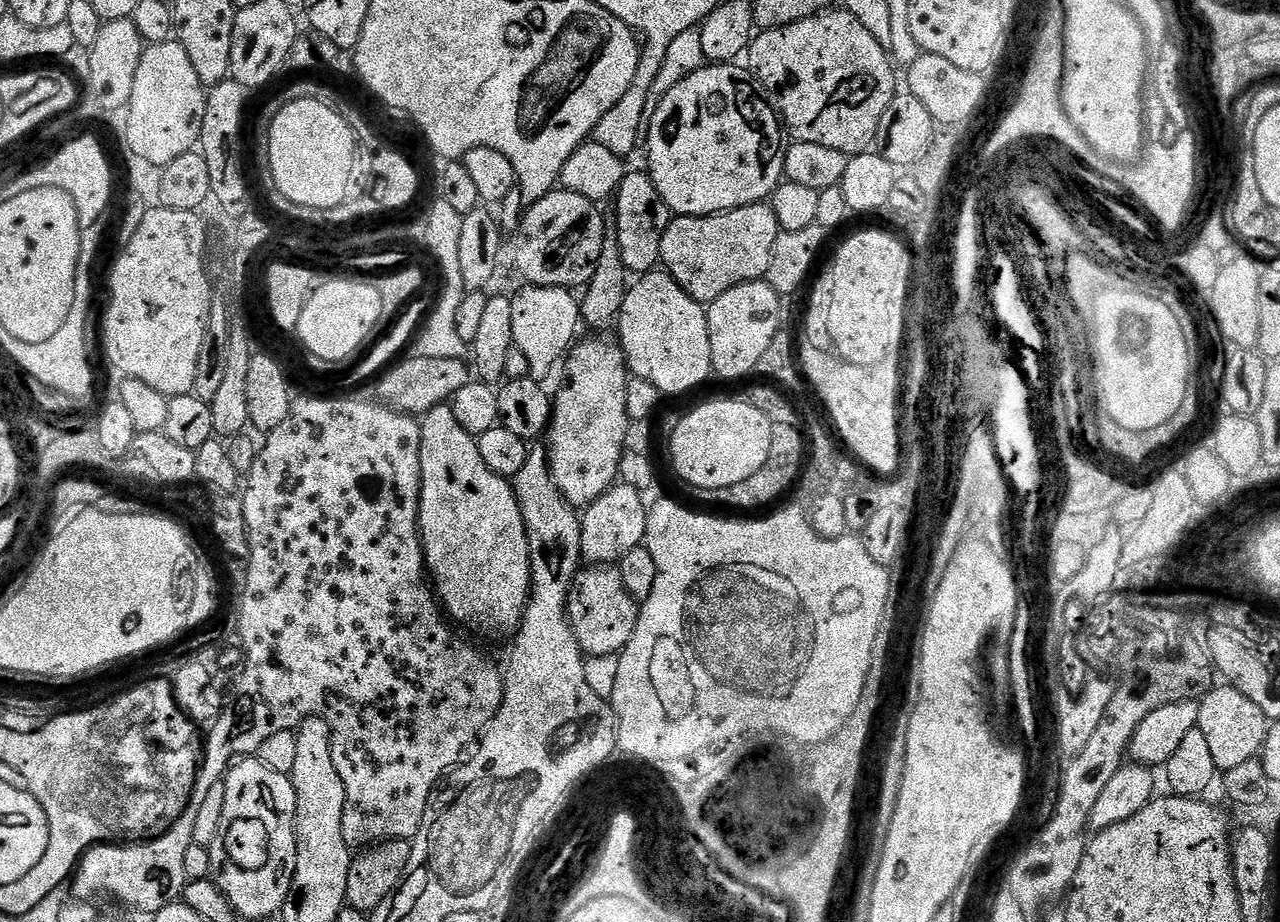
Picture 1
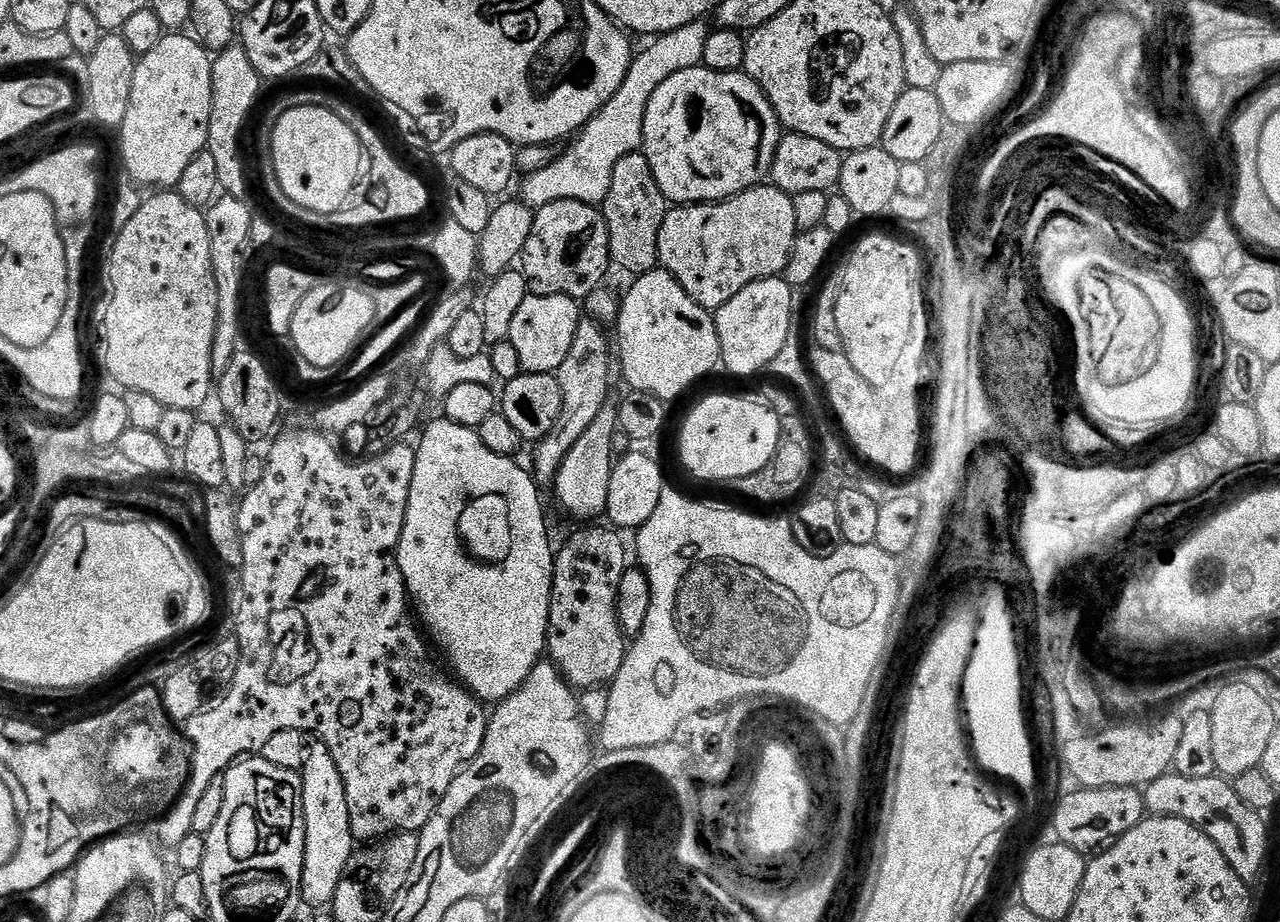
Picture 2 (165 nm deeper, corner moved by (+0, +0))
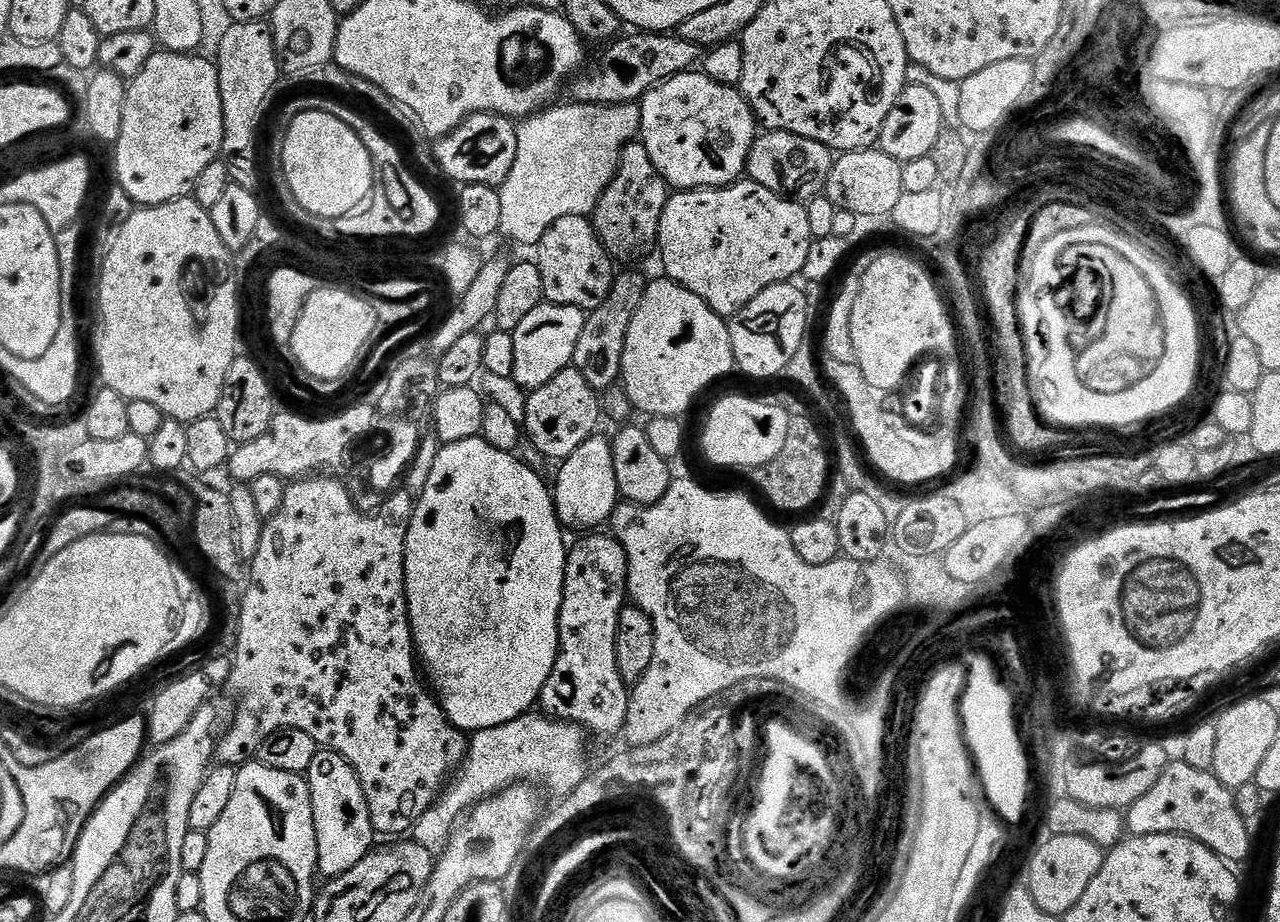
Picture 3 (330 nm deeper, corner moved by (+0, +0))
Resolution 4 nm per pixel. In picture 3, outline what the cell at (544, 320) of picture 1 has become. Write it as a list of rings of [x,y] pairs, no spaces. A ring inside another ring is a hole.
[[[539,304],[511,332],[514,338],[514,374],[512,380],[525,393],[538,390],[550,382],[562,369],[571,365],[574,358],[574,346],[578,346],[578,338],[582,335],[585,313],[581,308],[565,304]]]

